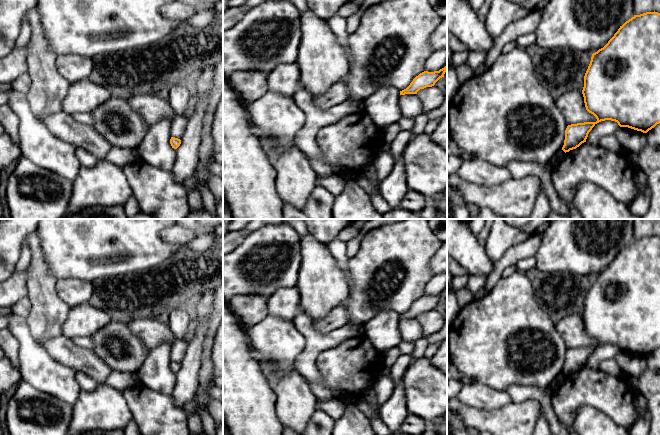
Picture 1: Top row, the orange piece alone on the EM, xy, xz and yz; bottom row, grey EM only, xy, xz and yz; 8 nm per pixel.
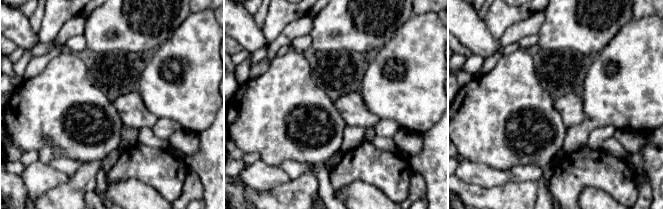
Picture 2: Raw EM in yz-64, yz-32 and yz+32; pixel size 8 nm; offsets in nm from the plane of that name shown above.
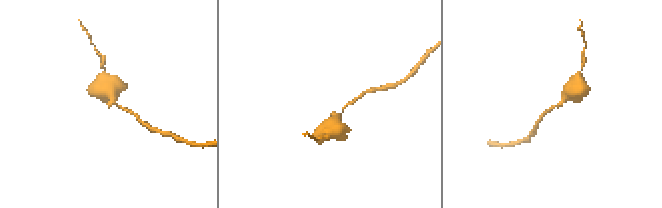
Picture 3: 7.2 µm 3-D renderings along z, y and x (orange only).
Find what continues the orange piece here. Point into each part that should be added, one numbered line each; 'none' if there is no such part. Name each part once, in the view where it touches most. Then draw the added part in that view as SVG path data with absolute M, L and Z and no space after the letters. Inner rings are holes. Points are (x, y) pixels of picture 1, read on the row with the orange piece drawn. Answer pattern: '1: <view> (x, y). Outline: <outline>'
none

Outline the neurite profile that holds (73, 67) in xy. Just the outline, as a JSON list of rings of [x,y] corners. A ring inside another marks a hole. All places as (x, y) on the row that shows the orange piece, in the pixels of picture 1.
[[[77,54],[59,55],[55,66],[58,72],[71,84],[88,79],[93,67],[93,59]]]

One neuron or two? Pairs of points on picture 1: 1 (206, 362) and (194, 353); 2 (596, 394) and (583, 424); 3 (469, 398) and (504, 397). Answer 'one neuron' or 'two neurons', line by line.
1: two neurons
2: two neurons
3: one neuron

